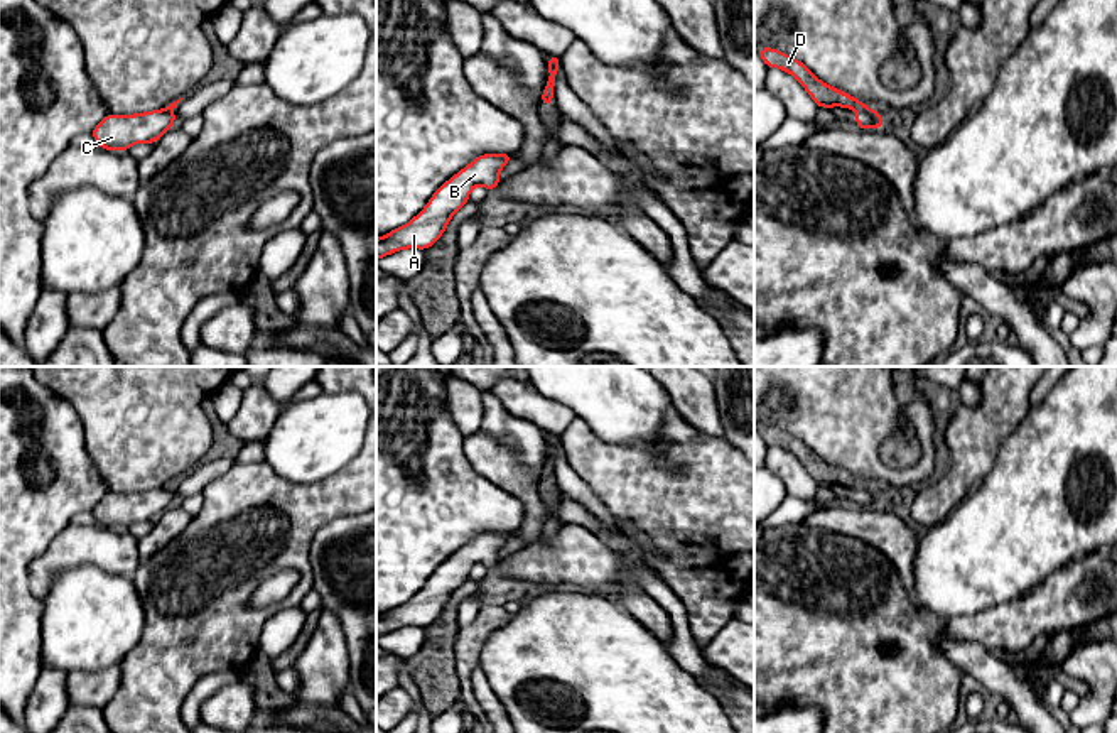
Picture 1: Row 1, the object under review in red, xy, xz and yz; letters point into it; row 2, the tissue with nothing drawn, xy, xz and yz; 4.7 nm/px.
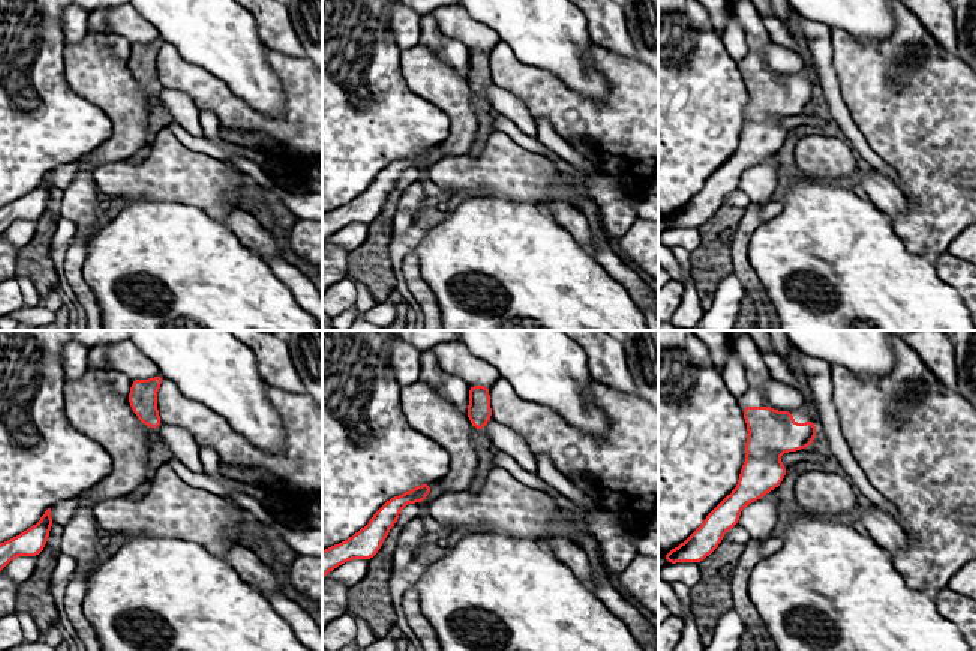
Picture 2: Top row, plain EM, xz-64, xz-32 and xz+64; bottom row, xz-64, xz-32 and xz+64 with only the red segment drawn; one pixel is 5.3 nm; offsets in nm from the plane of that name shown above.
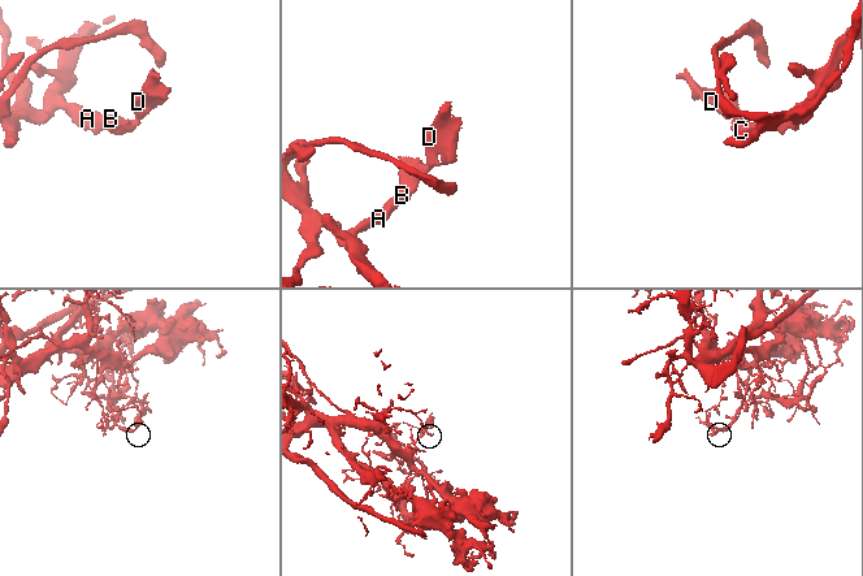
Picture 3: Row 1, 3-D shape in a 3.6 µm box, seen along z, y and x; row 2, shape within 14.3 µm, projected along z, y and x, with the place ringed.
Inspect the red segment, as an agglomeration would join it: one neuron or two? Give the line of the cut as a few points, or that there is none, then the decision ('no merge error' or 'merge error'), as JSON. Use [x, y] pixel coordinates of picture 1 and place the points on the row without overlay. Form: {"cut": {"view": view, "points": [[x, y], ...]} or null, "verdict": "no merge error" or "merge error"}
{"cut": {"view": "yz", "points": [[866, 485], [859, 488]]}, "verdict": "merge error"}

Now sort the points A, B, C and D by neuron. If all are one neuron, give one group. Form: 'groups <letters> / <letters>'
groups A B C / D

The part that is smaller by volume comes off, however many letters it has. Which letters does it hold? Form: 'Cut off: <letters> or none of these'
Cut off: D

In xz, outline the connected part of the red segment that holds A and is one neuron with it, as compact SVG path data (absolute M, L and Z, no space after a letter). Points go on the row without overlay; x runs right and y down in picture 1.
M513 532L476 535L467 546L444 561L413 598L376 618L376 638L398 628L427 628L434 623L447 606L452 593L467 581L474 564L484 564L489 569L498 566L498 552L511 535Z

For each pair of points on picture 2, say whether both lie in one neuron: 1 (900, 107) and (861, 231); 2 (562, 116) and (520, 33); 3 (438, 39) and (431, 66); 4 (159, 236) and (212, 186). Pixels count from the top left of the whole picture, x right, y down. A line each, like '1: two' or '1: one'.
1: two
2: two
3: two
4: two

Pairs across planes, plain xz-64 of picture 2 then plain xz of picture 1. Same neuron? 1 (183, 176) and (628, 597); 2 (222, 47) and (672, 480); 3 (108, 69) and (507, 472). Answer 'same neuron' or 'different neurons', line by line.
1: different neurons
2: different neurons
3: same neuron

